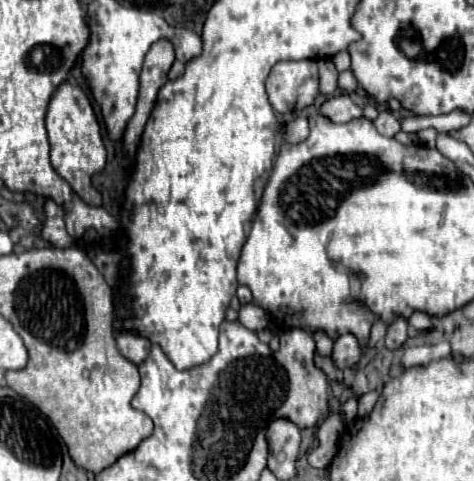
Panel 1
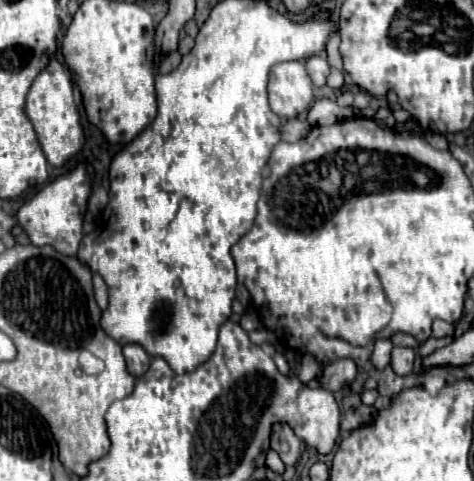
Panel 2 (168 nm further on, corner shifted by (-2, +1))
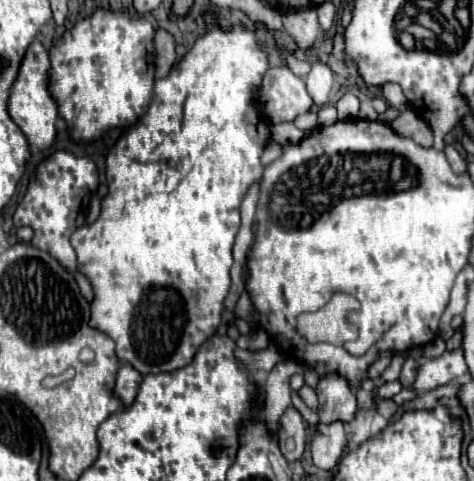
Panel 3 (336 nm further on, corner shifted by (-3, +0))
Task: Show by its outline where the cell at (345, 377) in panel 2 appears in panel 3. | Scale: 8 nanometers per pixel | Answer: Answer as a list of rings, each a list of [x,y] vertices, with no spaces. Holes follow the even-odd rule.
[[[341,376],[321,378],[321,382],[317,384],[317,398],[319,398],[317,414],[323,424],[331,424],[337,420],[351,422],[355,418],[357,400],[345,378]]]

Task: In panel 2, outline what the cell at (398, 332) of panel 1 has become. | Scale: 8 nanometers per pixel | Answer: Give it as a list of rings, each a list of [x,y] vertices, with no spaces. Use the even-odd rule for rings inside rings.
[[[394,345],[394,349],[392,349],[392,369],[394,369],[394,373],[408,375],[408,373],[412,373],[412,365],[414,365],[412,347]]]

